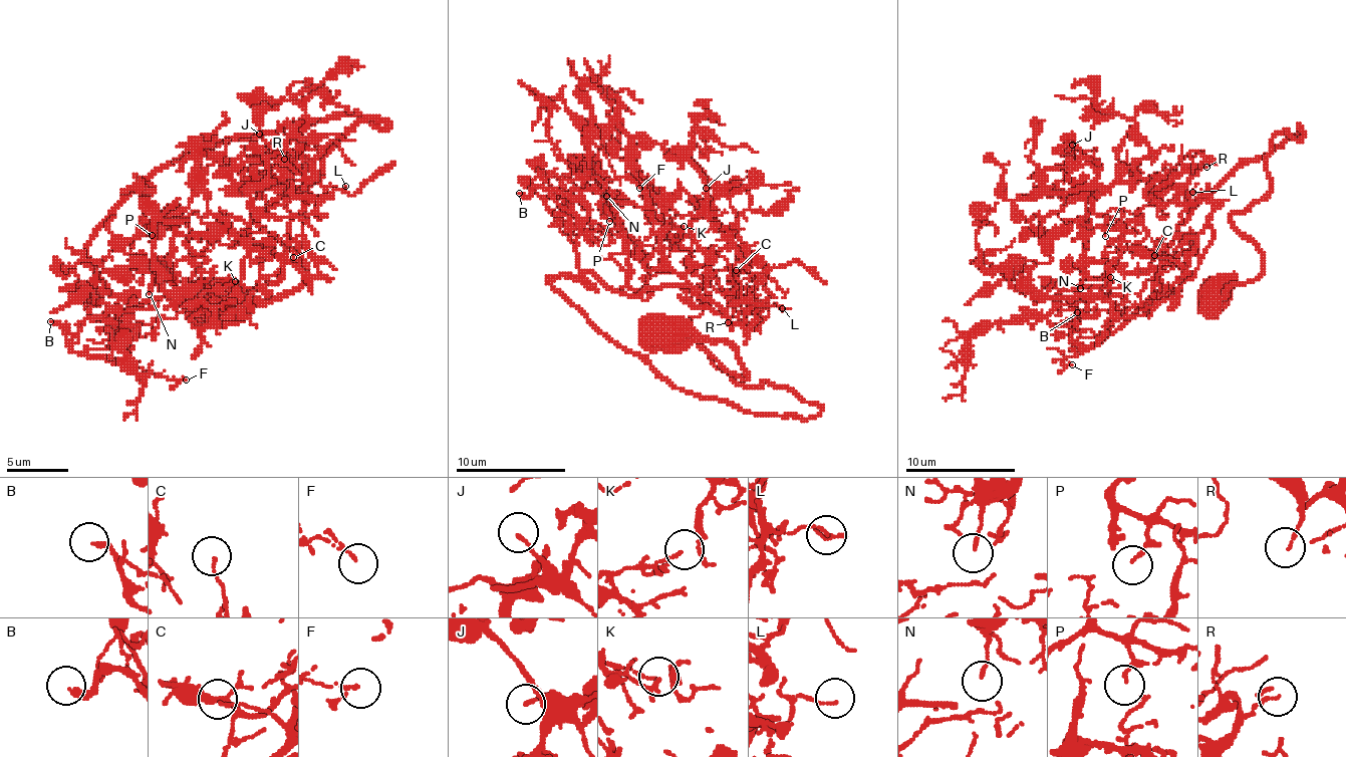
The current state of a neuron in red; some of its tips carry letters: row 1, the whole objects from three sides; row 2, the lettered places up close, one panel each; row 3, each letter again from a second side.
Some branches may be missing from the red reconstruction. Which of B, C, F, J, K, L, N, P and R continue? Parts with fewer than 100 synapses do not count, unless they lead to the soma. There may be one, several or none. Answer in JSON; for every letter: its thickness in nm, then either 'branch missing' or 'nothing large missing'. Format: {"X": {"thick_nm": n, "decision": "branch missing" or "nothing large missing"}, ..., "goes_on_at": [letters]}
{"B": {"thick_nm": 180, "decision": "branch missing"}, "C": {"thick_nm": 100, "decision": "nothing large missing"}, "F": {"thick_nm": 80, "decision": "nothing large missing"}, "J": {"thick_nm": 130, "decision": "nothing large missing"}, "K": {"thick_nm": 80, "decision": "nothing large missing"}, "L": {"thick_nm": 90, "decision": "nothing large missing"}, "N": {"thick_nm": 70, "decision": "nothing large missing"}, "P": {"thick_nm": 90, "decision": "nothing large missing"}, "R": {"thick_nm": 110, "decision": "nothing large missing"}, "goes_on_at": ["B"]}

